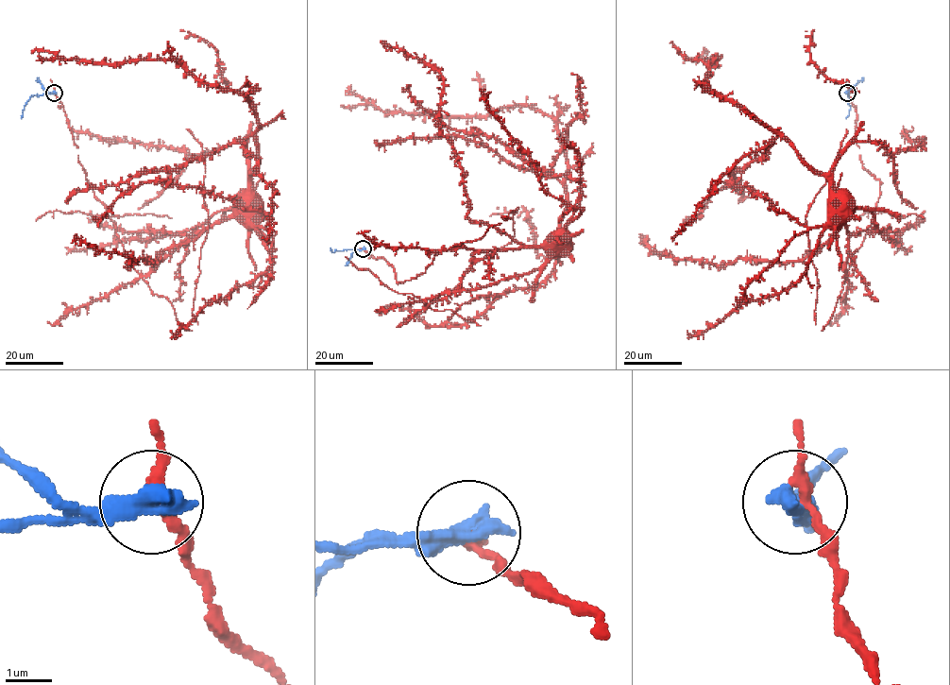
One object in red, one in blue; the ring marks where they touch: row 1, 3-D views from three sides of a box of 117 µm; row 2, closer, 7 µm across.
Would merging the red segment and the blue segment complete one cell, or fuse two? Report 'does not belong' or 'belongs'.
does not belong

